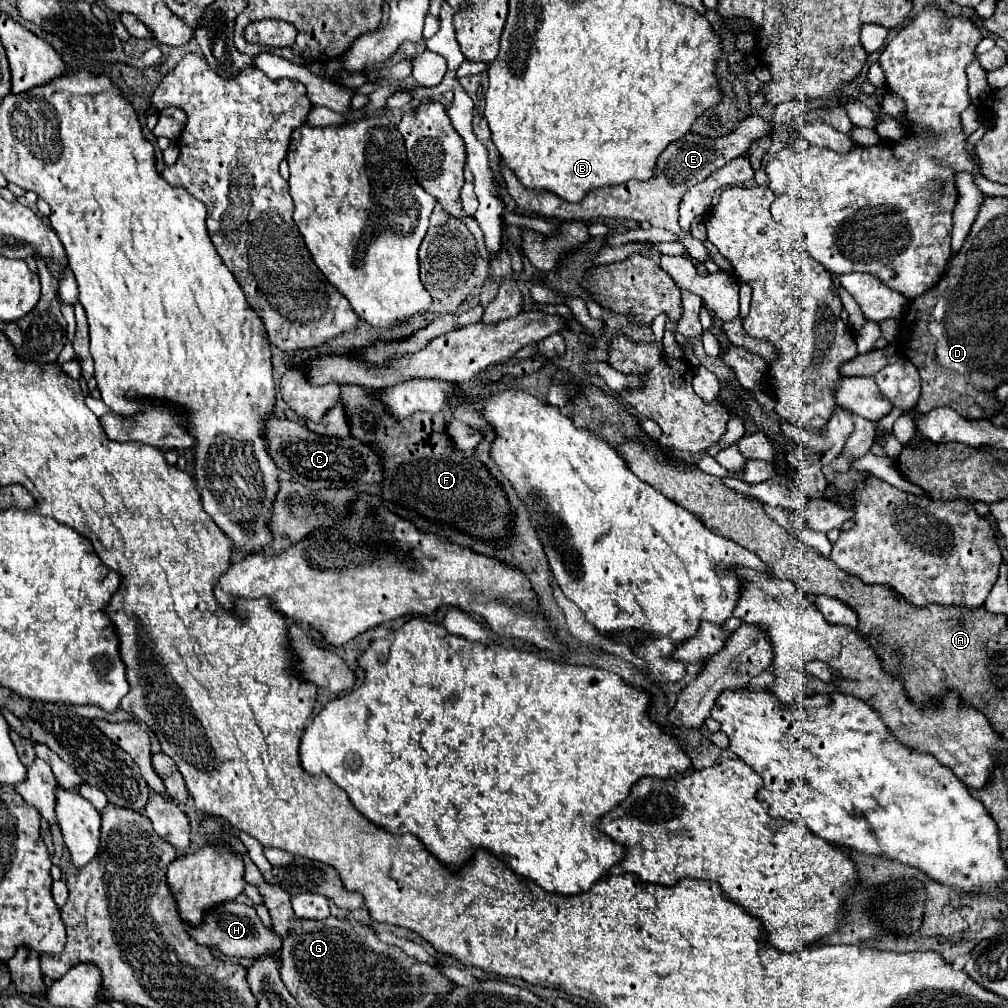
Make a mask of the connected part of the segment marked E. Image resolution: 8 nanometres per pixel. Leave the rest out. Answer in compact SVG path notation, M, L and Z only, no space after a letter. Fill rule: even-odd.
M759 115L755 117L747 117L745 121L741 121L737 125L737 129L727 135L727 137L719 137L719 139L707 139L701 135L693 135L687 133L685 137L681 137L677 143L671 143L659 157L657 163L657 177L641 183L641 181L629 181L617 187L603 187L597 189L593 193L589 193L585 199L581 199L579 203L567 203L557 199L553 193L549 191L533 191L533 189L525 189L517 177L513 177L513 173L509 173L509 169L505 171L505 167L501 165L501 173L507 181L507 189L509 195L515 199L519 211L533 211L533 213L541 213L543 217L555 217L555 219L563 219L563 221L591 221L597 217L615 217L615 219L633 219L639 223L649 223L653 227L661 227L661 229L669 229L673 233L681 235L681 243L687 247L689 257L705 263L709 261L709 253L705 249L705 245L701 241L697 241L695 237L691 237L691 233L681 233L681 227L677 223L679 219L679 203L683 199L683 195L697 183L705 181L713 171L721 169L723 165L727 165L731 159L743 155L749 151L751 143L761 139L761 137L769 137L773 133L773 123L761 119Z

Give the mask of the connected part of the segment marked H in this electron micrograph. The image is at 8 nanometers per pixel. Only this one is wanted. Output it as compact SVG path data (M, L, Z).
M235 901L217 905L217 909L211 909L209 917L205 917L205 925L201 925L201 929L189 929L189 935L199 945L219 949L227 957L245 957L245 959L253 961L263 955L269 955L275 961L279 961L281 937L273 931L273 927L263 925L263 921L257 917L253 907L247 907L247 905L241 905Z

